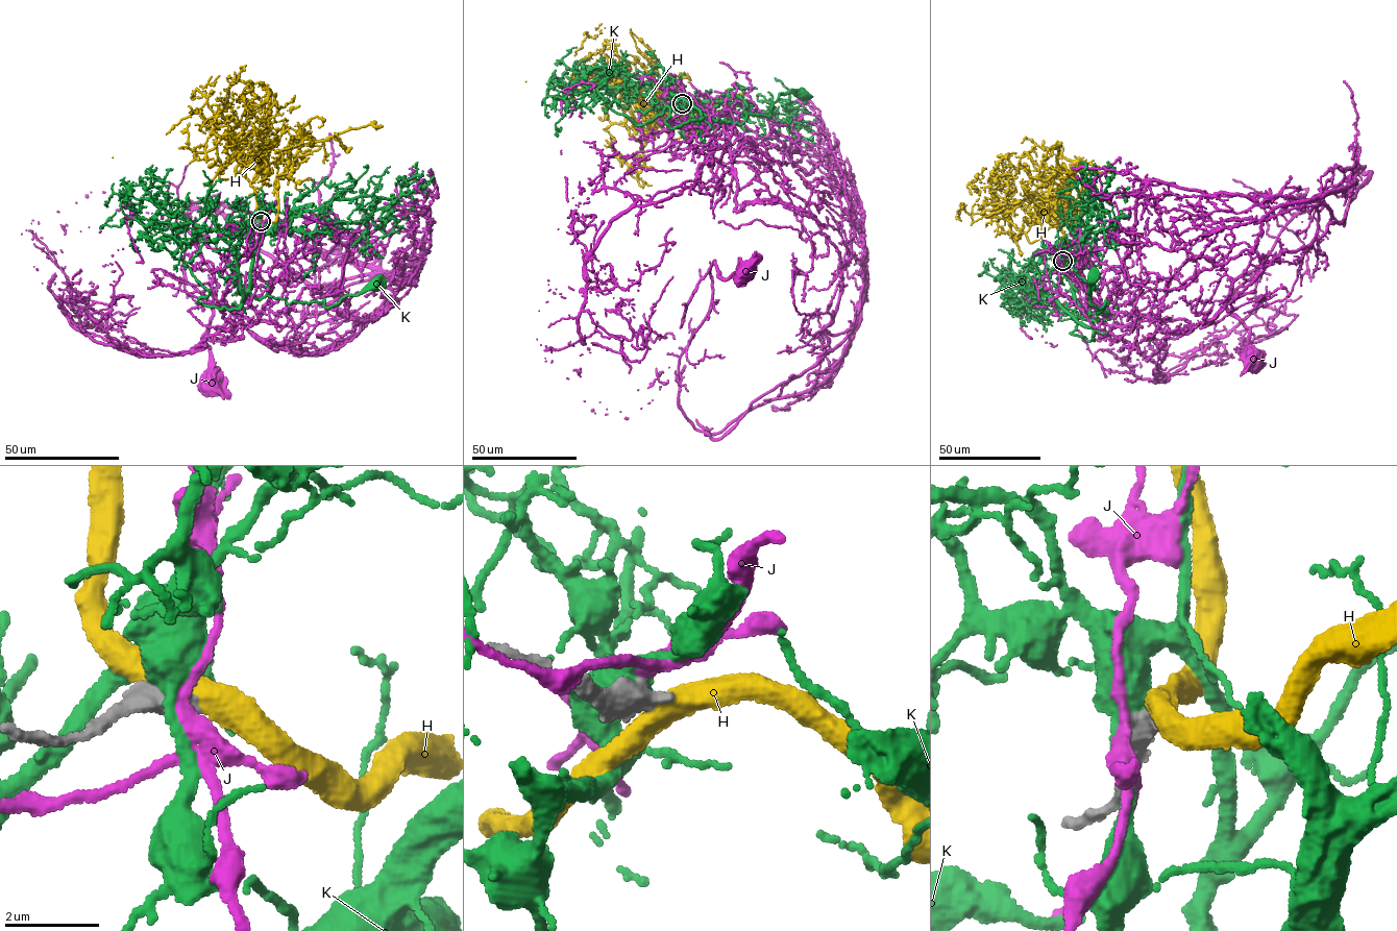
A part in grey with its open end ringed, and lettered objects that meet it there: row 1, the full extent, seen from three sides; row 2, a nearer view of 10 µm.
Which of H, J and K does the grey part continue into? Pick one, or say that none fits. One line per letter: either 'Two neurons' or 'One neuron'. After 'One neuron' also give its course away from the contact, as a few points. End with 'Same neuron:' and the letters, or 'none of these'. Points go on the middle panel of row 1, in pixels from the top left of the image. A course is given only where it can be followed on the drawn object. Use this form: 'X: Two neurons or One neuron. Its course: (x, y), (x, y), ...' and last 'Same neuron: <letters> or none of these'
H: Two neurons
J: Two neurons
K: Two neurons
Same neuron: none of these

